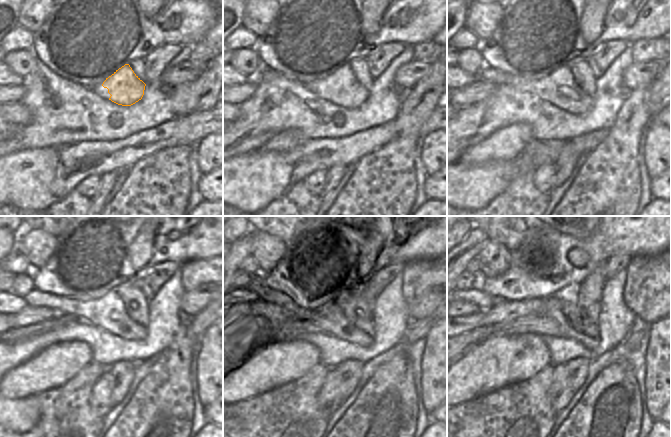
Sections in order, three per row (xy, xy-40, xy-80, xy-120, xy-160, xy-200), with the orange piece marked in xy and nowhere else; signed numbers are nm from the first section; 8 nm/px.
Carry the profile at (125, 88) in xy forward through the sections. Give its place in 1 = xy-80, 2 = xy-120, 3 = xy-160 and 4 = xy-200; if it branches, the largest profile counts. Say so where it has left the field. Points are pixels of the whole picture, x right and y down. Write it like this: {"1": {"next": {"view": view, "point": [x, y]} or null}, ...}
{"1": {"next": {"view": "xy-80", "point": [562, 79]}}, "2": {"next": {"view": "xy-120", "point": [133, 330]}}, "3": {"next": {"view": "xy-160", "point": [361, 333]}}, "4": {"next": {"view": "xy-200", "point": [589, 336]}}}

